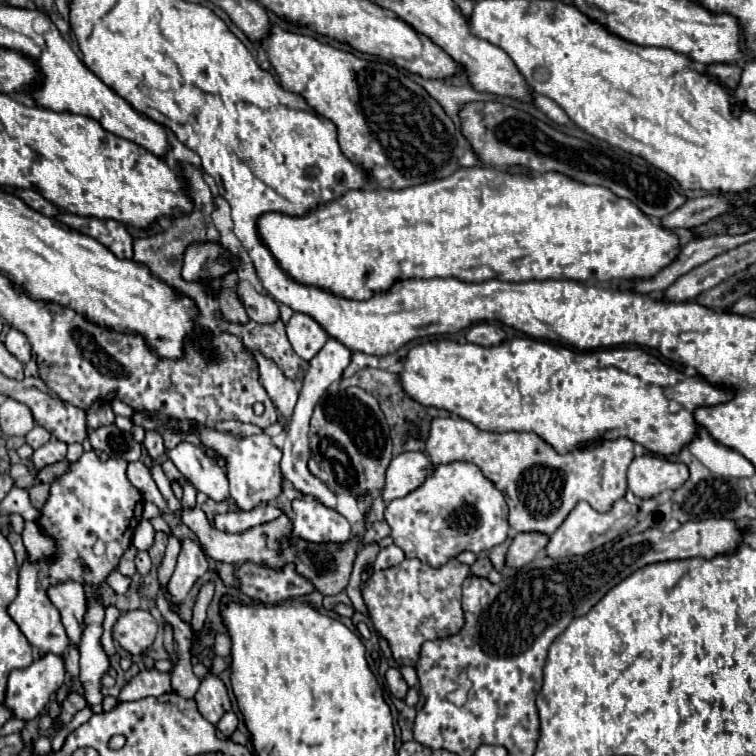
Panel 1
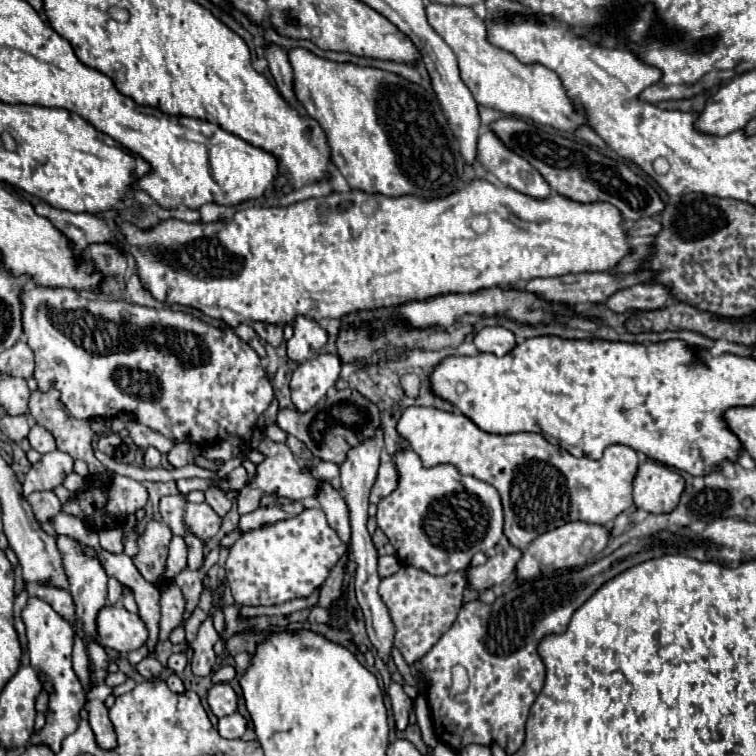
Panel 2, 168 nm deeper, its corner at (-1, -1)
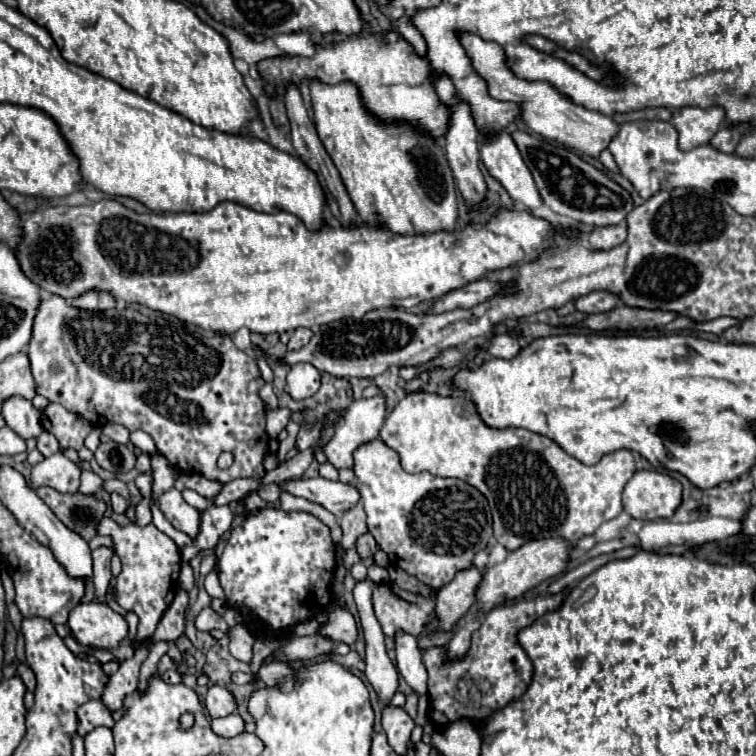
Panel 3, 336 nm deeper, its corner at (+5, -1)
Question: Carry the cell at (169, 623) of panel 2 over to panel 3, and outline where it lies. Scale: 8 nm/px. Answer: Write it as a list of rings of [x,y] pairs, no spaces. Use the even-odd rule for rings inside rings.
[[[141,645],[131,659],[125,659],[117,673],[109,677],[109,683],[105,685],[105,691],[101,695],[101,703],[113,713],[123,707],[123,699],[137,689],[139,683],[139,669],[145,657],[149,655],[149,647]]]

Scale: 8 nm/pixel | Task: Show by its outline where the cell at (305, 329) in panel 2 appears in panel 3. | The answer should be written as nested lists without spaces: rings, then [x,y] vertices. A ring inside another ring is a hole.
[[[299,327],[299,329],[295,329],[293,333],[291,333],[291,339],[289,339],[289,343],[287,343],[287,349],[301,349],[303,345],[307,345],[309,343],[309,339],[311,339],[311,329],[305,329],[305,327]]]

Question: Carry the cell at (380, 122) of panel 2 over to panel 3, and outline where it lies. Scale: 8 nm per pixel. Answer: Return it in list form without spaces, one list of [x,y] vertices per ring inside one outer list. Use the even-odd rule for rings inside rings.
[[[309,83],[309,93],[319,139],[333,159],[361,223],[387,227],[397,235],[429,235],[455,229],[457,191],[443,153],[443,139],[435,141],[409,123],[379,123],[365,111],[355,83]]]

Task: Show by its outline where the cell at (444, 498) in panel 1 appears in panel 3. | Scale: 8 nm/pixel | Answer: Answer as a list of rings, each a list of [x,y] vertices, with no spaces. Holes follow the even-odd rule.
[[[373,439],[363,443],[353,453],[353,473],[355,473],[355,487],[361,495],[363,509],[367,513],[367,527],[369,533],[375,537],[377,545],[389,555],[393,567],[407,571],[409,575],[417,577],[419,581],[427,583],[433,589],[441,589],[459,571],[473,567],[473,555],[485,549],[489,537],[493,535],[491,529],[491,511],[487,499],[469,483],[449,477],[433,477],[431,473],[411,475],[403,471],[399,463],[399,455],[391,451],[381,439]]]

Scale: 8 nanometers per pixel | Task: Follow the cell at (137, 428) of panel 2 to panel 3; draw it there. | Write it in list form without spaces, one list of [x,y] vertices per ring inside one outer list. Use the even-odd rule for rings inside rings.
[[[107,423],[103,429],[101,429],[111,441],[115,443],[121,443],[121,445],[129,445],[129,431],[123,427],[123,425],[115,425],[115,423]]]

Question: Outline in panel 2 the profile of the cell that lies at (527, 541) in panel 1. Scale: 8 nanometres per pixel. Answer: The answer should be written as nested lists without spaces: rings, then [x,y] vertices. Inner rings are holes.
[[[509,547],[507,551],[501,551],[495,557],[489,557],[485,565],[469,567],[467,569],[469,585],[477,591],[483,591],[487,587],[493,587],[497,583],[507,581],[509,577],[515,575],[515,569],[517,569],[517,563],[519,563],[521,555],[523,555],[521,549]]]

